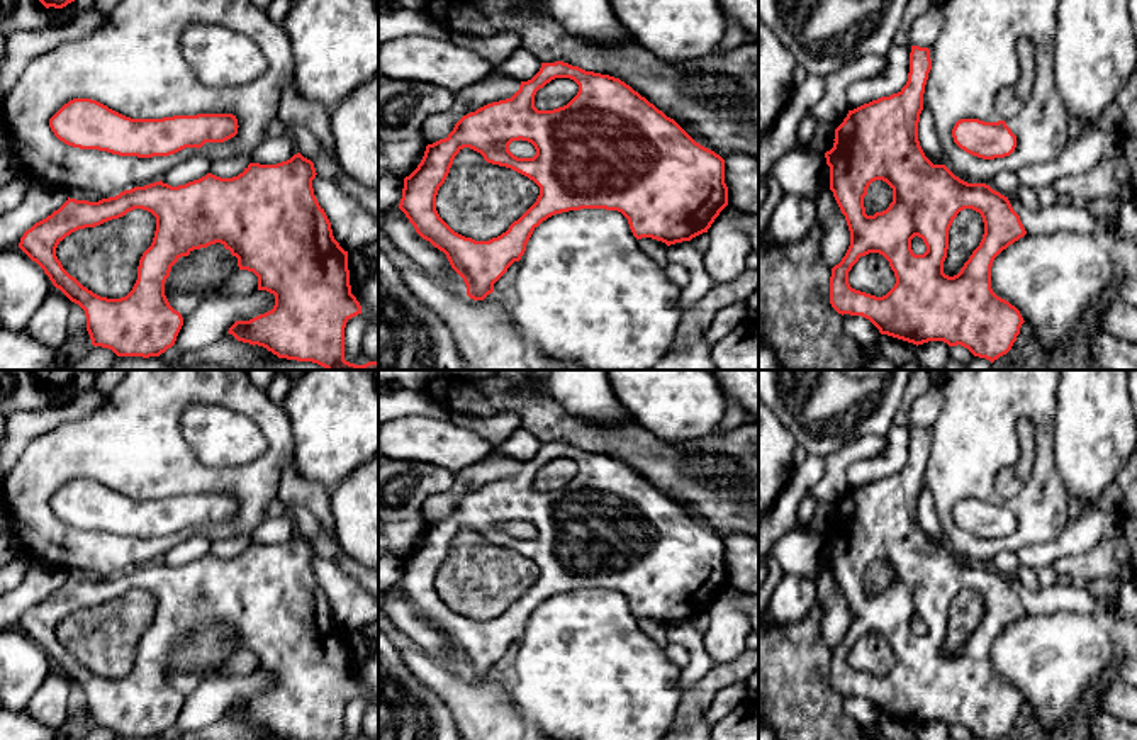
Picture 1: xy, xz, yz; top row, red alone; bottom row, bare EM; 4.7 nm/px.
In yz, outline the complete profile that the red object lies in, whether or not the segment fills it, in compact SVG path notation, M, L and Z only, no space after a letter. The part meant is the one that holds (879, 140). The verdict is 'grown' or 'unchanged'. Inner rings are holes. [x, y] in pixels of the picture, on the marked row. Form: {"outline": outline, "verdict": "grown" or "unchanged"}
{"outline": "M911 46L906 85L898 93L849 110L835 129L833 148L825 153L830 166L830 190L850 231L850 246L842 261L832 268L830 304L842 316L869 319L881 334L916 346L928 341L961 345L974 356L993 363L1011 350L1025 321L1015 306L993 292L991 266L994 258L1027 231L1008 197L986 183L967 183L945 165L933 165L925 156L918 141L918 122L930 70L930 49ZM876 180L893 188L893 202L886 210L867 216L864 197ZM964 209L981 214L984 234L961 272L949 277L944 273L949 229ZM915 236L921 238L927 246L923 255L915 255L911 249ZM869 253L882 255L896 277L894 287L882 297L855 290L849 283L849 272L860 256Z", "verdict": "unchanged"}

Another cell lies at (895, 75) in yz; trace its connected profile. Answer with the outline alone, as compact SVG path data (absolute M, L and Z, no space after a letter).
M893 44L886 54L886 66L876 78L852 83L847 88L847 104L854 110L864 104L901 92L910 73L910 44Z

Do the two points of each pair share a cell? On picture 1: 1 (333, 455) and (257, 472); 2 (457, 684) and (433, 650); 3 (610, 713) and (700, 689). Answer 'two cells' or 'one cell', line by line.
1: two cells
2: two cells
3: two cells

